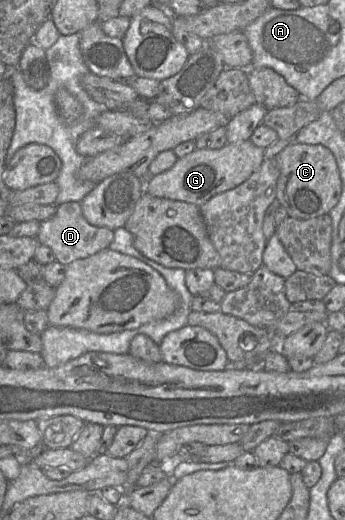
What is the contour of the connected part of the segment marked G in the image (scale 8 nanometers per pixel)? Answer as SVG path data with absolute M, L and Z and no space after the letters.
M250 140L227 143L220 149L195 149L167 171L154 175L145 185L144 192L159 198L184 201L201 206L210 198L233 189L247 180L265 159L265 149Z

